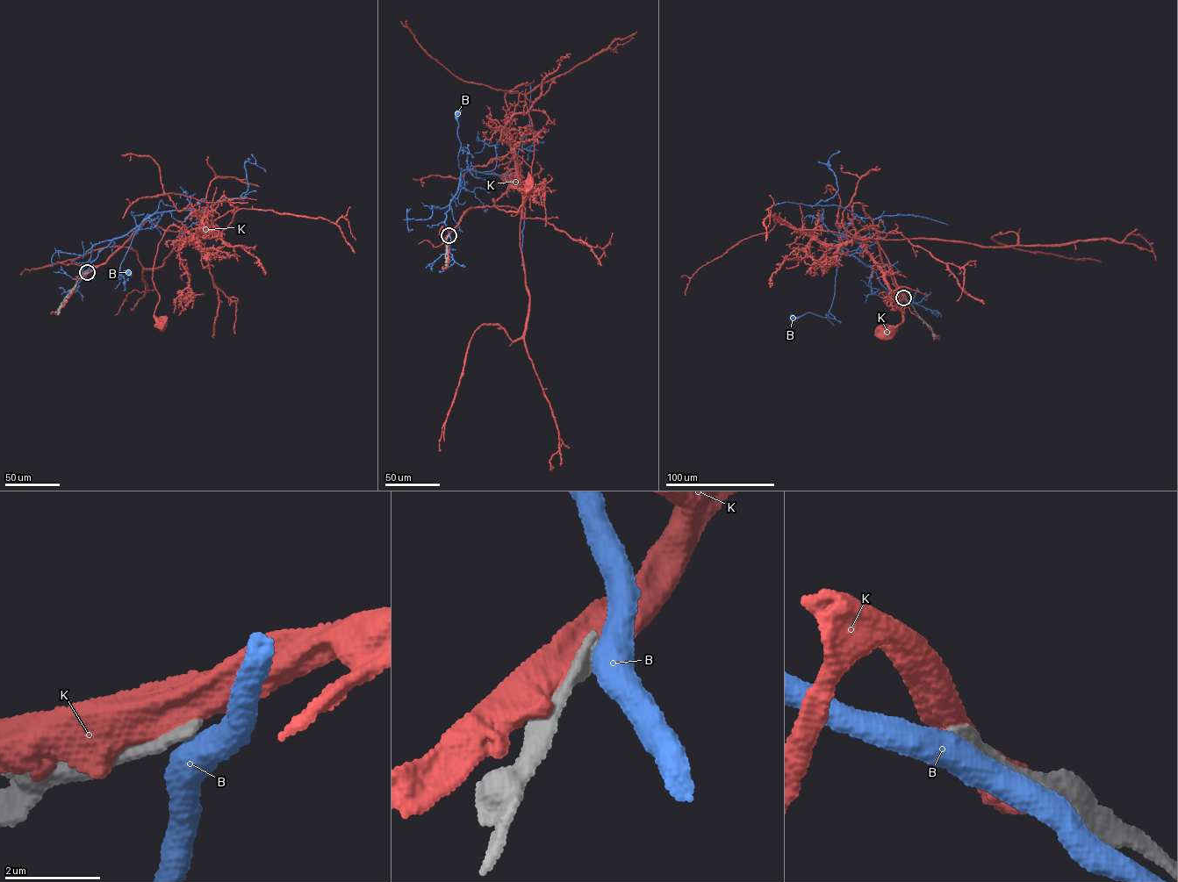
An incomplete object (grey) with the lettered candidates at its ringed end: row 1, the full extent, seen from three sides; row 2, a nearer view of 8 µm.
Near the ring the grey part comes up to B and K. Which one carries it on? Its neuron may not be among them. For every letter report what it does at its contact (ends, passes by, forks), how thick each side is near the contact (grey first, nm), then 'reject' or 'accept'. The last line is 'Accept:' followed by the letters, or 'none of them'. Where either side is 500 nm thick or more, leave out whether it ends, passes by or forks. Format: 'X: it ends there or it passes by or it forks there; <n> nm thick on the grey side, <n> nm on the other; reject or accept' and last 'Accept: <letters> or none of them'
B: 400 nm thick on the grey side, 500 nm on the other; reject
K: 480 nm thick on the grey side, 550 nm on the other; reject
Accept: none of them

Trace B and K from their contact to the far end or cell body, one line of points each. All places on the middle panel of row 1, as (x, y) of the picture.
B: (448, 235), (445, 213), (457, 190), (461, 172), (457, 158), (461, 144), (456, 112)
K: (448, 236), (472, 207), (515, 207), (524, 218), (515, 177), (493, 199), (499, 209), (516, 211), (529, 182)

